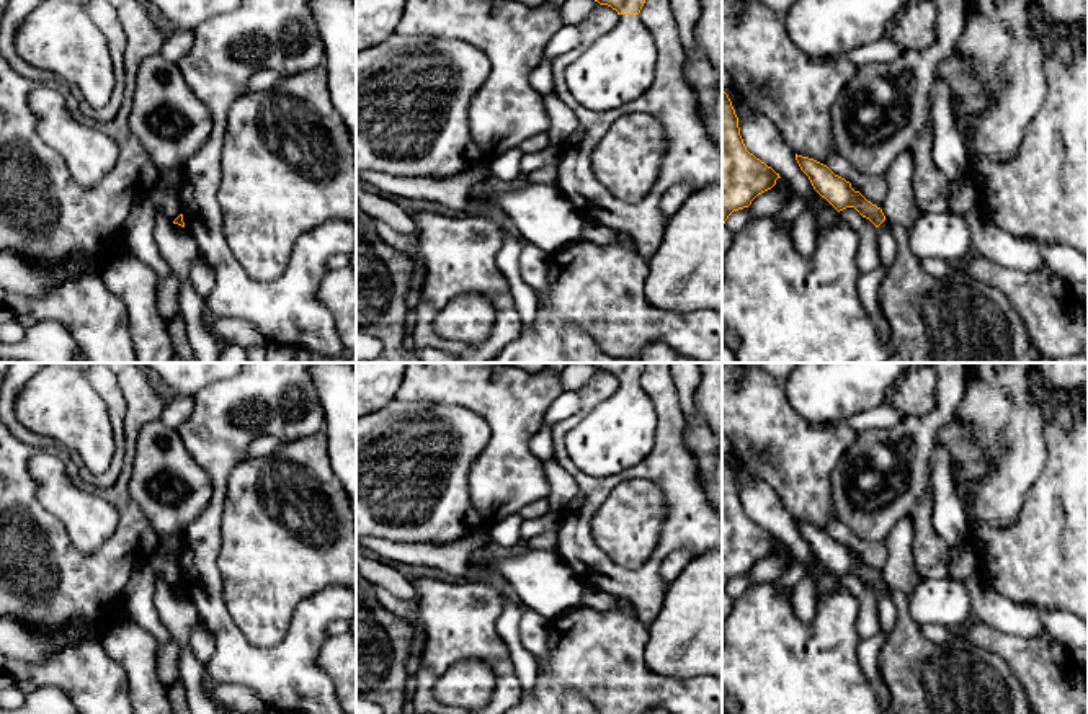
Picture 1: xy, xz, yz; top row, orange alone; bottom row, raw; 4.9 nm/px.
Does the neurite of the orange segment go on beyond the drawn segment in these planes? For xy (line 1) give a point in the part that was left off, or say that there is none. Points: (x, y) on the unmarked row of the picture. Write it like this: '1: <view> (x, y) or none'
1: none

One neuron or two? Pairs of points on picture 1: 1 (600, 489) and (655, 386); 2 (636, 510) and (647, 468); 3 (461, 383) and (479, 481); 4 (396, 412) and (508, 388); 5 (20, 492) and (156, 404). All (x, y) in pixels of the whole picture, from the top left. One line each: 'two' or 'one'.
1: one
2: two
3: one
4: two
5: one

